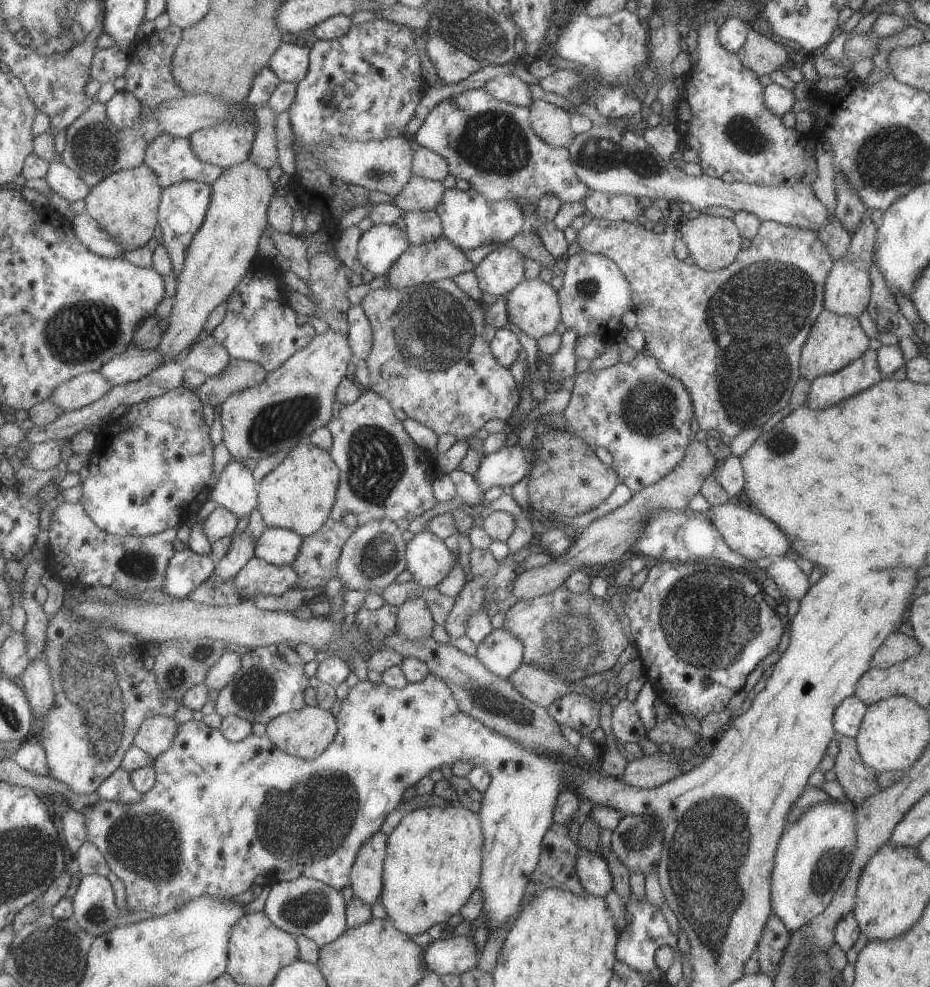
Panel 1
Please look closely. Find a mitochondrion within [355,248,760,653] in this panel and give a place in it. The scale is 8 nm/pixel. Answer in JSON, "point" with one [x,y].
{"point":[432,332]}

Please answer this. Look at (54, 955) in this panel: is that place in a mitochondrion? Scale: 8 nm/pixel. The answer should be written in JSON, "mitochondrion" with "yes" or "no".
{"mitochondrion":"yes"}

